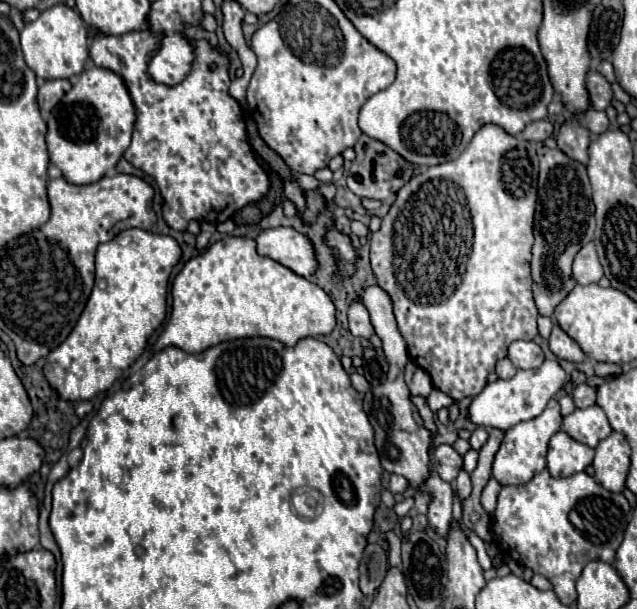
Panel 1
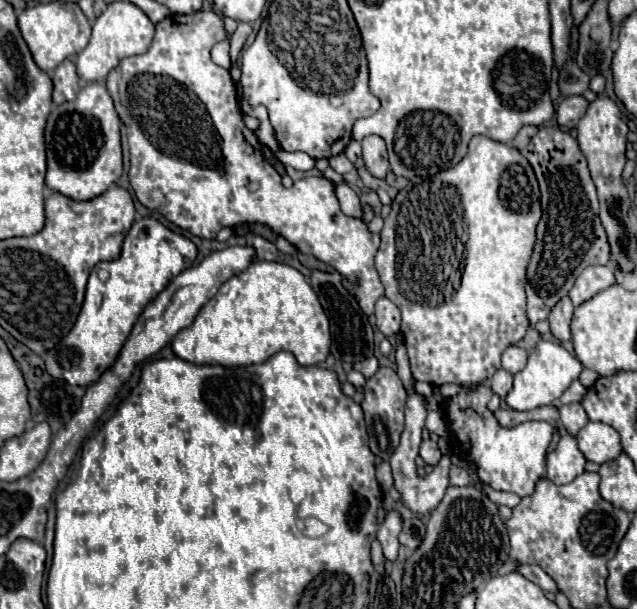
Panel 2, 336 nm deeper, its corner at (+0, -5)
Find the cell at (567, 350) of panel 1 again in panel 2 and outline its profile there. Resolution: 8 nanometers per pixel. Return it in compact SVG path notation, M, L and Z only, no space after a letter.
M564 296L564 300L560 300L552 308L552 312L548 316L550 332L560 342L568 342L570 340L570 318L572 318L572 312L574 312L574 306L572 306L570 298Z

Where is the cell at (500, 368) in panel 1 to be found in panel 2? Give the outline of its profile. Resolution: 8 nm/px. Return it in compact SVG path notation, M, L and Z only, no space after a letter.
M504 368L496 370L494 376L490 378L490 388L492 388L494 394L498 394L500 398L504 398L510 392L510 388L512 388L512 374L506 372Z

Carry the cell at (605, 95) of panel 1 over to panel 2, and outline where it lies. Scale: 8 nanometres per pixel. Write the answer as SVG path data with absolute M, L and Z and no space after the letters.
M568 96L564 100L560 100L558 108L556 108L556 120L560 126L566 128L576 128L580 118L586 114L588 110L588 100L584 96Z

